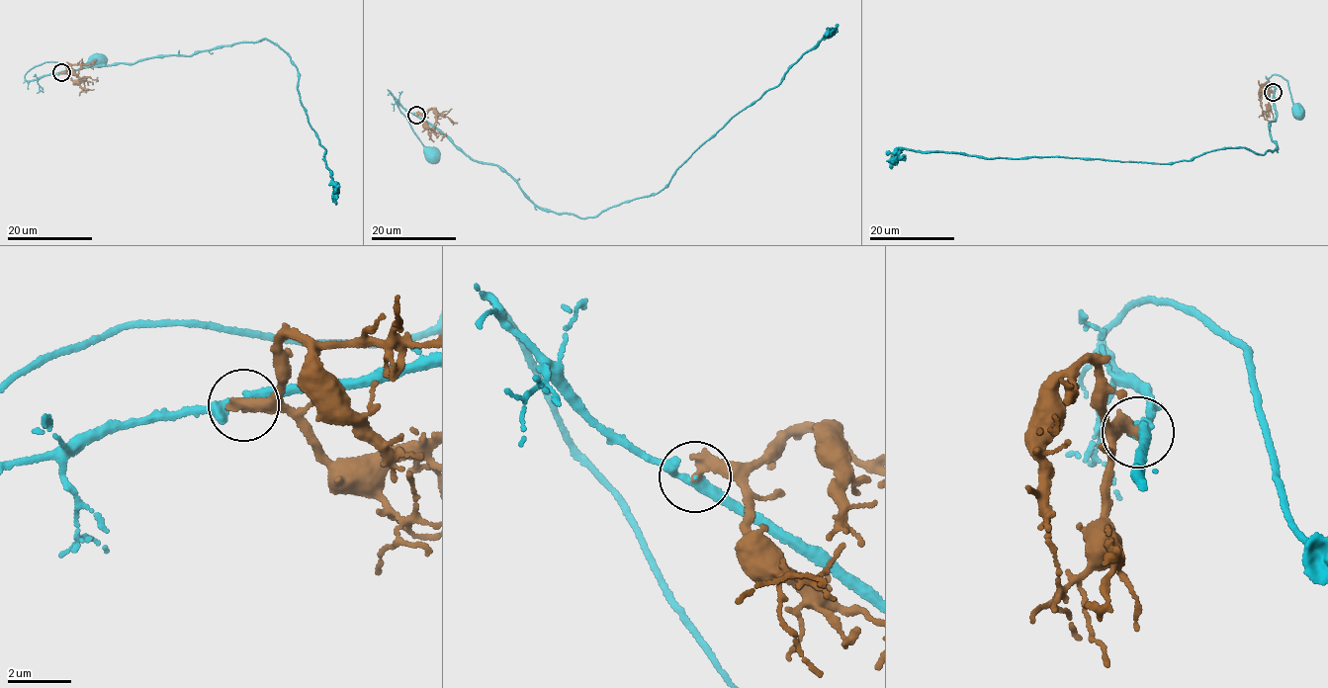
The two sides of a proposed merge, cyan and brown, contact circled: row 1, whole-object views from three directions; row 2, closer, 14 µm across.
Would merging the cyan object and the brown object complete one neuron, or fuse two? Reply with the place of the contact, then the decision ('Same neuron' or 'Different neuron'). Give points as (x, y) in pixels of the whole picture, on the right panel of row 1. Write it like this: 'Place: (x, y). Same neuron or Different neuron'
Place: (1273, 92). Same neuron

